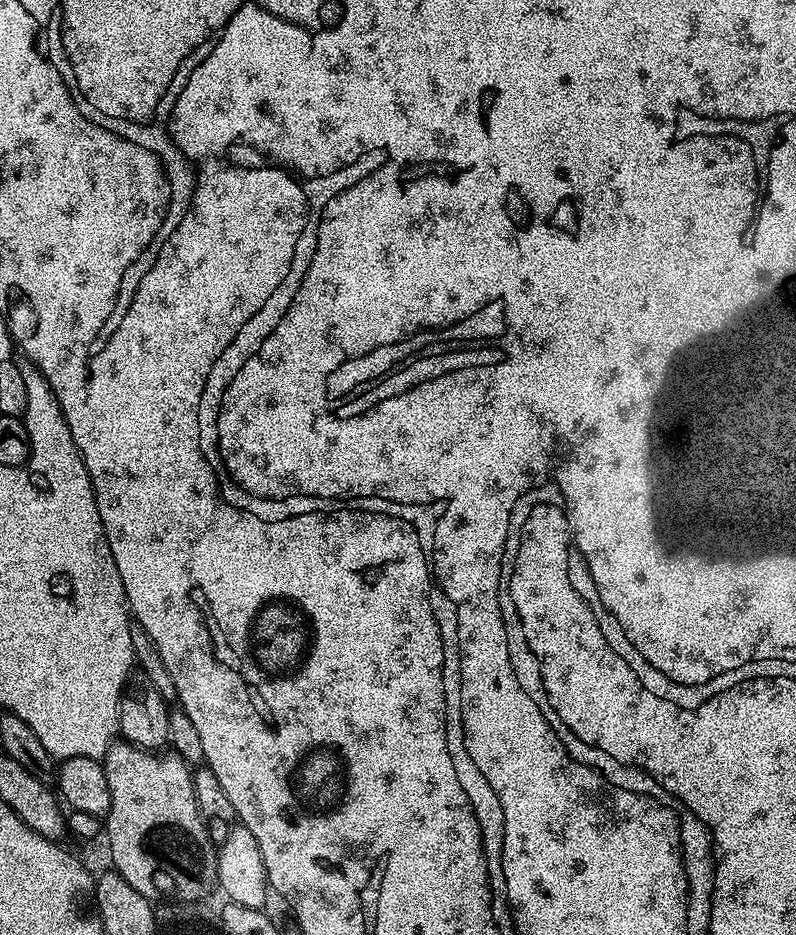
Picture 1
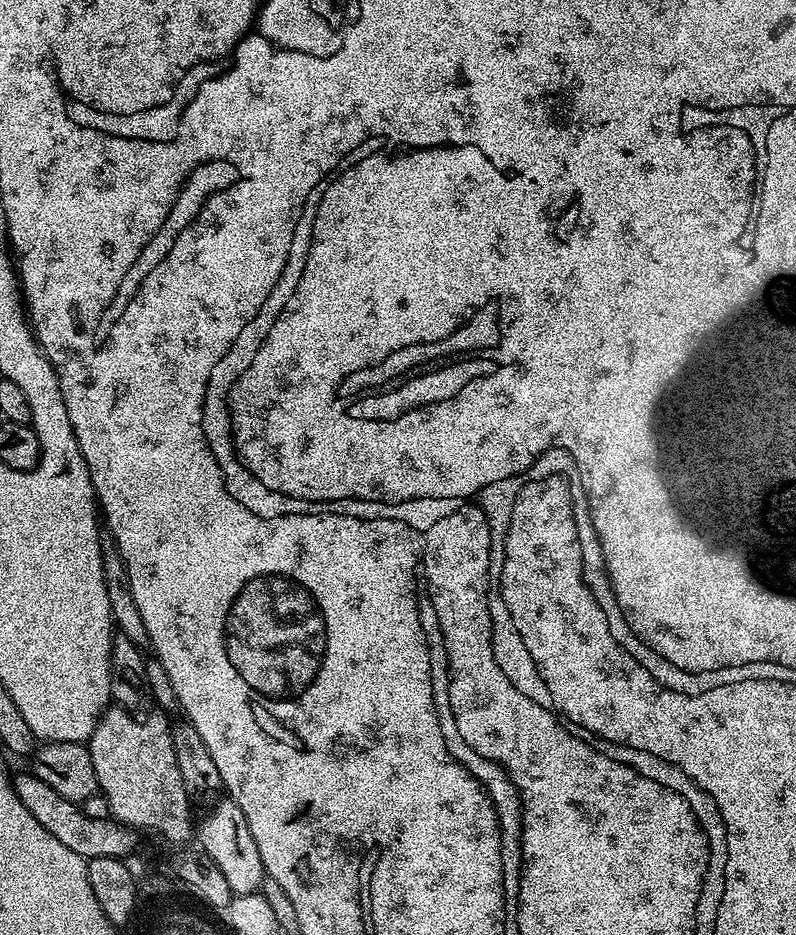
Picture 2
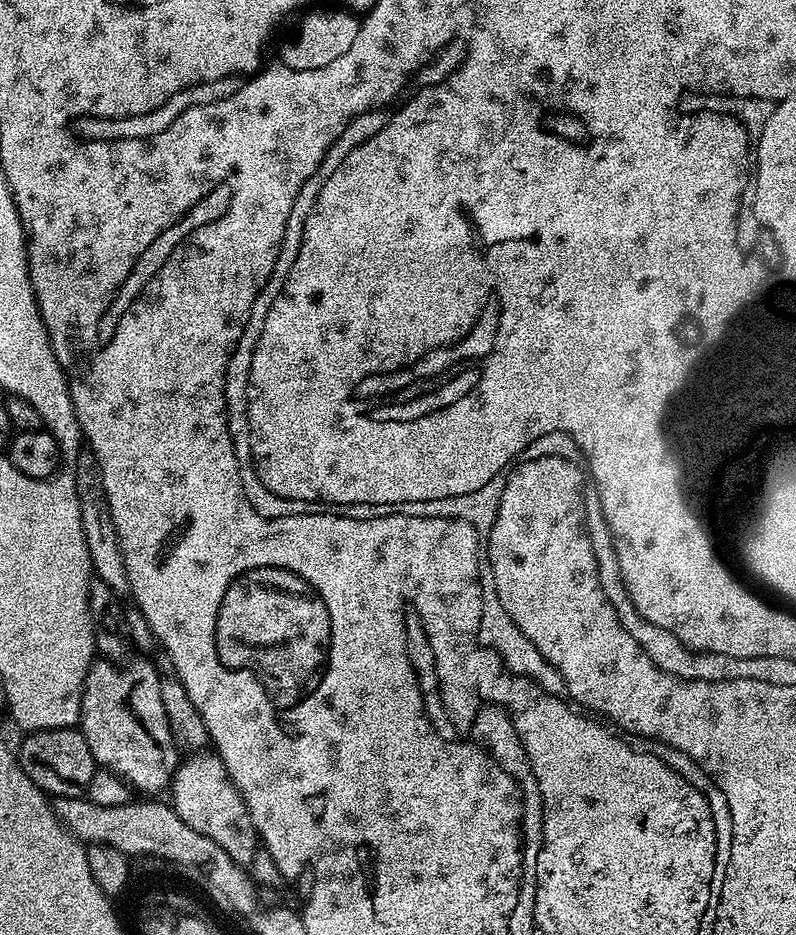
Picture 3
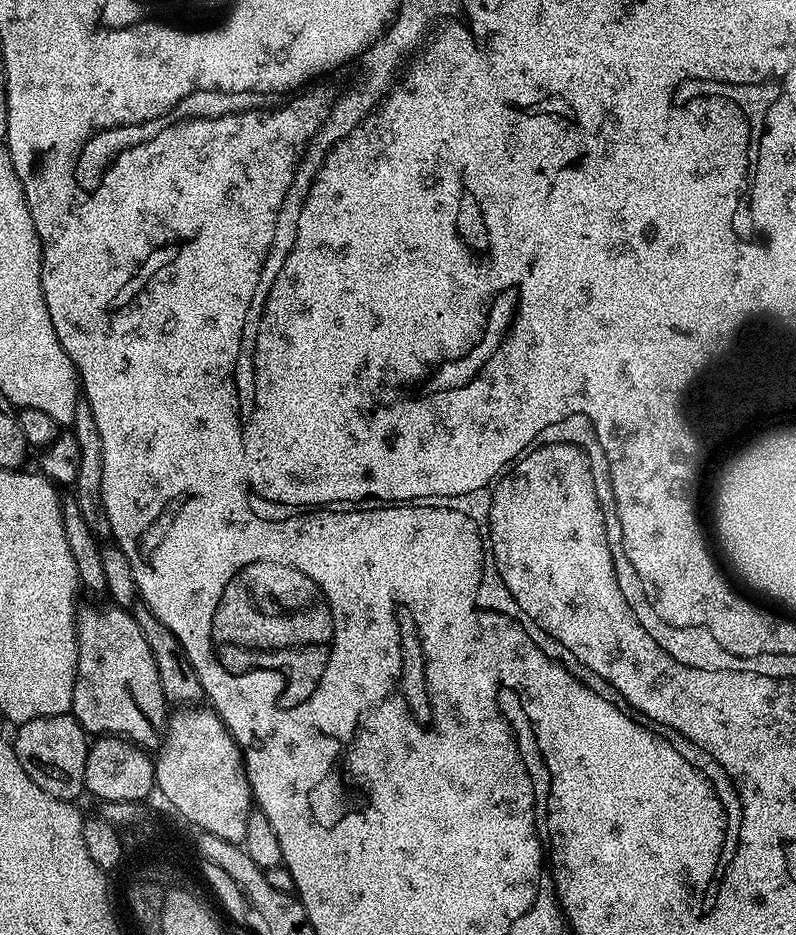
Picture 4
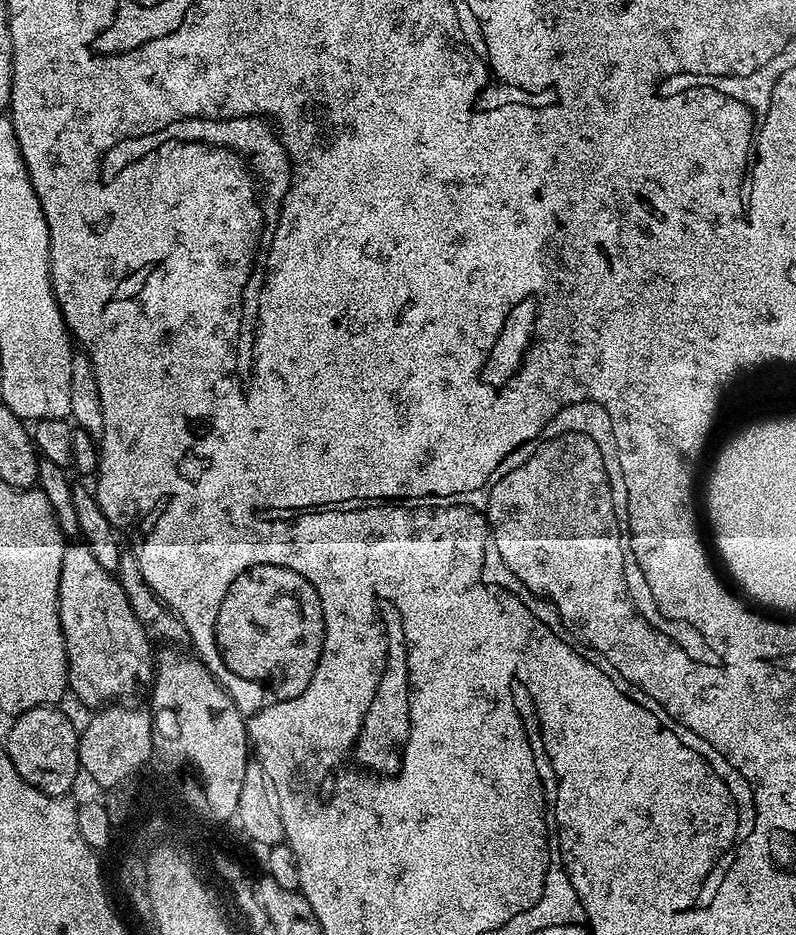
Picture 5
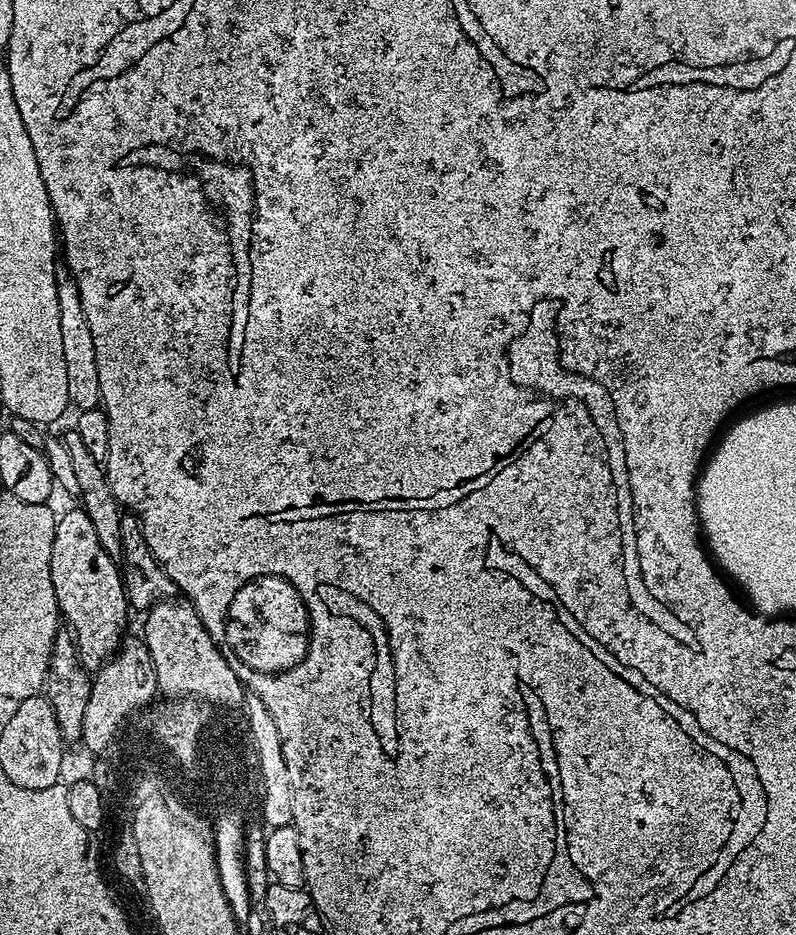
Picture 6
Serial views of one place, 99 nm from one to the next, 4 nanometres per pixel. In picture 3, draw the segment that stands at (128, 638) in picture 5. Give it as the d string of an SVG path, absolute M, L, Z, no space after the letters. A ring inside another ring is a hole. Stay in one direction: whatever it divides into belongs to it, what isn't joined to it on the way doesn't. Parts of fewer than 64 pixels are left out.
M132 658L121 664L93 659L84 683L78 727L101 769L122 777L129 788L148 798L169 791L178 767L178 749L162 707L160 674L151 659Z

